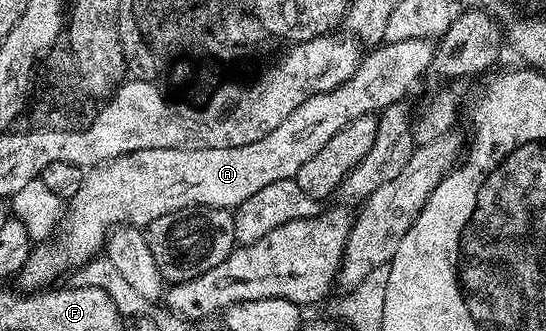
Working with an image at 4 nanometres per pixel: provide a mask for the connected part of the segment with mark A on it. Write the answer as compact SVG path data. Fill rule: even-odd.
M414 39L413 41L384 42L368 50L353 73L353 77L349 77L349 81L337 85L335 89L329 89L327 93L317 93L309 97L309 101L297 105L297 109L293 109L293 113L289 113L289 117L285 117L285 121L281 121L281 125L277 125L273 133L261 137L261 141L252 141L249 145L237 145L231 149L193 149L192 147L141 149L137 152L137 159L139 159L140 169L143 170L143 199L139 196L139 175L131 164L133 161L131 155L113 157L109 161L90 168L79 179L79 187L66 200L65 210L62 212L53 238L50 242L40 242L17 272L20 283L18 286L27 293L46 288L61 271L81 266L86 259L93 258L98 251L100 254L101 248L107 242L108 230L116 225L123 225L130 221L134 226L143 229L155 218L164 218L169 212L182 207L234 209L245 201L249 201L253 193L265 189L265 185L273 185L273 181L278 179L294 179L301 165L305 165L309 157L317 157L317 153L321 153L321 149L325 149L325 145L329 145L329 141L333 141L333 137L337 137L337 133L341 133L341 129L345 129L349 121L357 121L357 117L362 115L375 115L389 105L404 102L408 98L407 90L423 74L431 71L435 49L436 44L430 39Z

